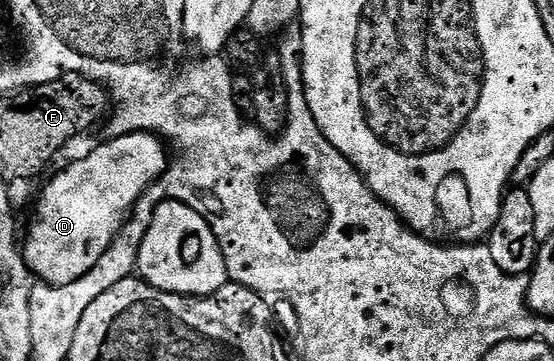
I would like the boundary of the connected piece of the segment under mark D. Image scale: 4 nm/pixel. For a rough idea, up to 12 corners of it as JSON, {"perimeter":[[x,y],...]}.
{"perimeter":[[116,135],[44,185],[21,250],[52,287],[85,277],[167,169]]}

